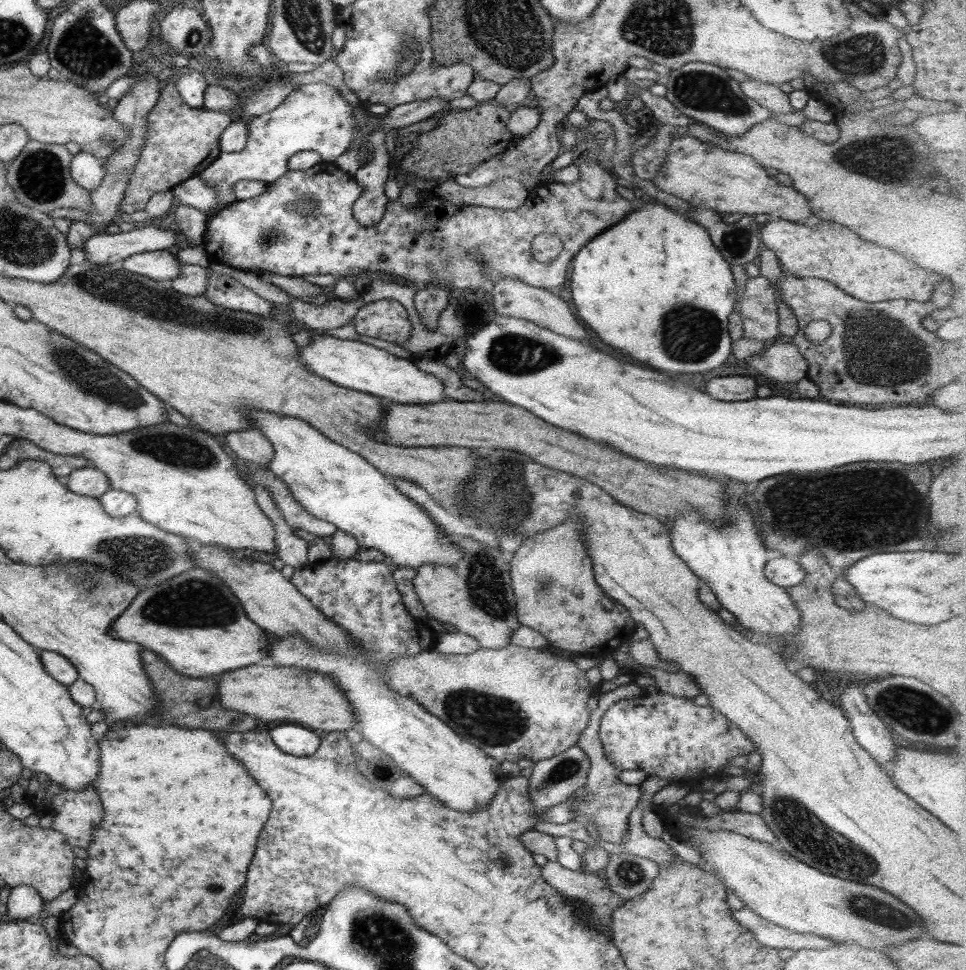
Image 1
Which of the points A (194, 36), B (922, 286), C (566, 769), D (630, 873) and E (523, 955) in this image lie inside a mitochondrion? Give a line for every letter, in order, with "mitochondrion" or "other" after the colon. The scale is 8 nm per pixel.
A: mitochondrion
B: other
C: mitochondrion
D: mitochondrion
E: other

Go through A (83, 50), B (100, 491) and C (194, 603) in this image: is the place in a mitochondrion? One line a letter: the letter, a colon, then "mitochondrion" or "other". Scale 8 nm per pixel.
A: mitochondrion
B: other
C: mitochondrion

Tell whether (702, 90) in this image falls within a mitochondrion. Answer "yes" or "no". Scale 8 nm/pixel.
yes

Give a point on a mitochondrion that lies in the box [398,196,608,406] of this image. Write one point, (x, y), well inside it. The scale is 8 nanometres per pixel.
(512, 353)

